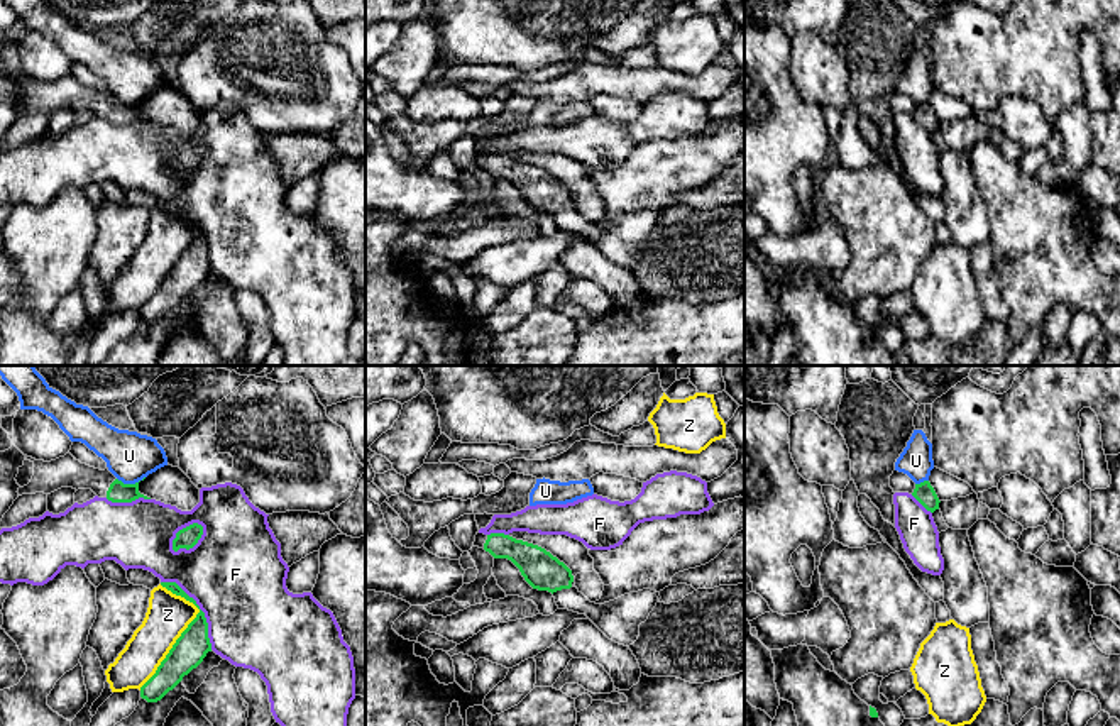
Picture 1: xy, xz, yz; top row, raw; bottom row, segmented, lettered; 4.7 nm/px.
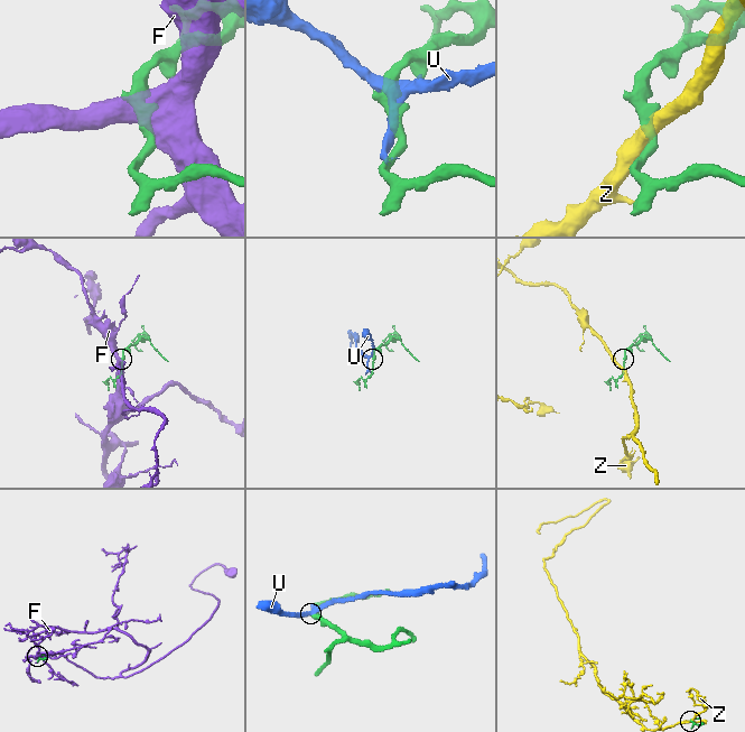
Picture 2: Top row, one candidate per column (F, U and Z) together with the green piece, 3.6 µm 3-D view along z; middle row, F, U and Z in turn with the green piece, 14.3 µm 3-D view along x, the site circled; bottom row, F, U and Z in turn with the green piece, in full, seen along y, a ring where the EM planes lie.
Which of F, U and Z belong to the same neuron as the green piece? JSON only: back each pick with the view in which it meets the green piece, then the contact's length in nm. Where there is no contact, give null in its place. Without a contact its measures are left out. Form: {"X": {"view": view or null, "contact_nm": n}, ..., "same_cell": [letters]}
{"same_cell": []}

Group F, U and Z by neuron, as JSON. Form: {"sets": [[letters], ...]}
{"sets": [["F"], ["U"], ["Z"]]}

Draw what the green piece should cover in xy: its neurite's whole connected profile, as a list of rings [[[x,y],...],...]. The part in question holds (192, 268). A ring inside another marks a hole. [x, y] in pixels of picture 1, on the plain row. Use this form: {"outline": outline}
{"outline": [[[200,230],[161,283],[156,294],[140,308],[140,318],[147,323],[161,322],[184,296],[203,283],[208,272],[211,272],[208,244],[205,234]]]}

